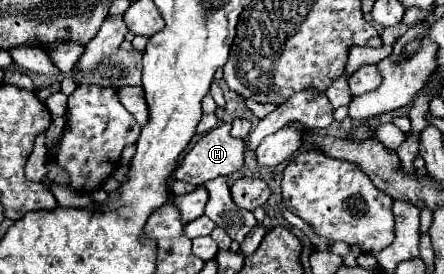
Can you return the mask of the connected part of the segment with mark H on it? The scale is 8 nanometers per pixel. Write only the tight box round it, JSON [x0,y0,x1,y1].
[174,123,244,185]

